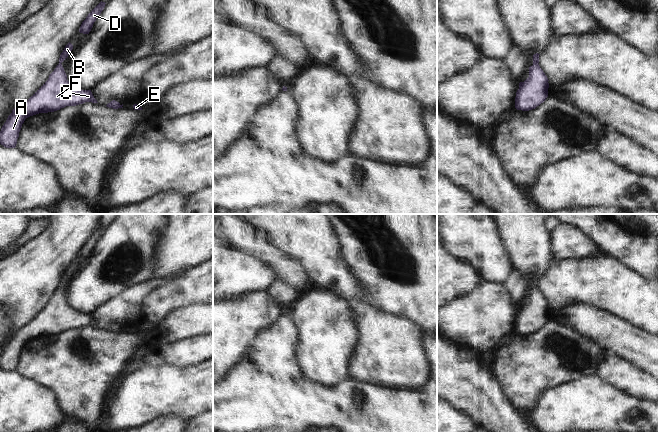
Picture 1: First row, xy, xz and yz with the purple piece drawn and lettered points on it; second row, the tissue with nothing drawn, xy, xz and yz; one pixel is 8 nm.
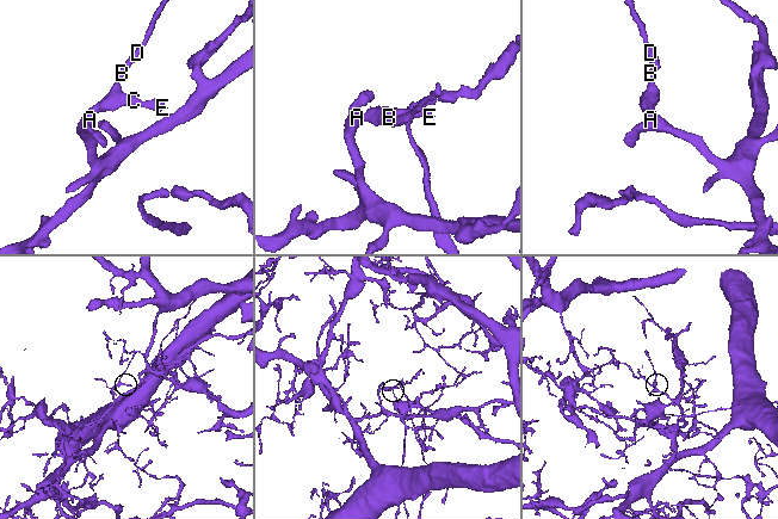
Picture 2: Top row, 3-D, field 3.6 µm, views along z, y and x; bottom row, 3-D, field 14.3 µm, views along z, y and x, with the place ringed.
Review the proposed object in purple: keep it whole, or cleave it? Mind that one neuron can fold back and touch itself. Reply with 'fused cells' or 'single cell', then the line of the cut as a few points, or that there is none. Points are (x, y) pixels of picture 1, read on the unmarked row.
single cell; no cut

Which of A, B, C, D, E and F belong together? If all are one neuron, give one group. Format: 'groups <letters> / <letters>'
groups A B C D E F

